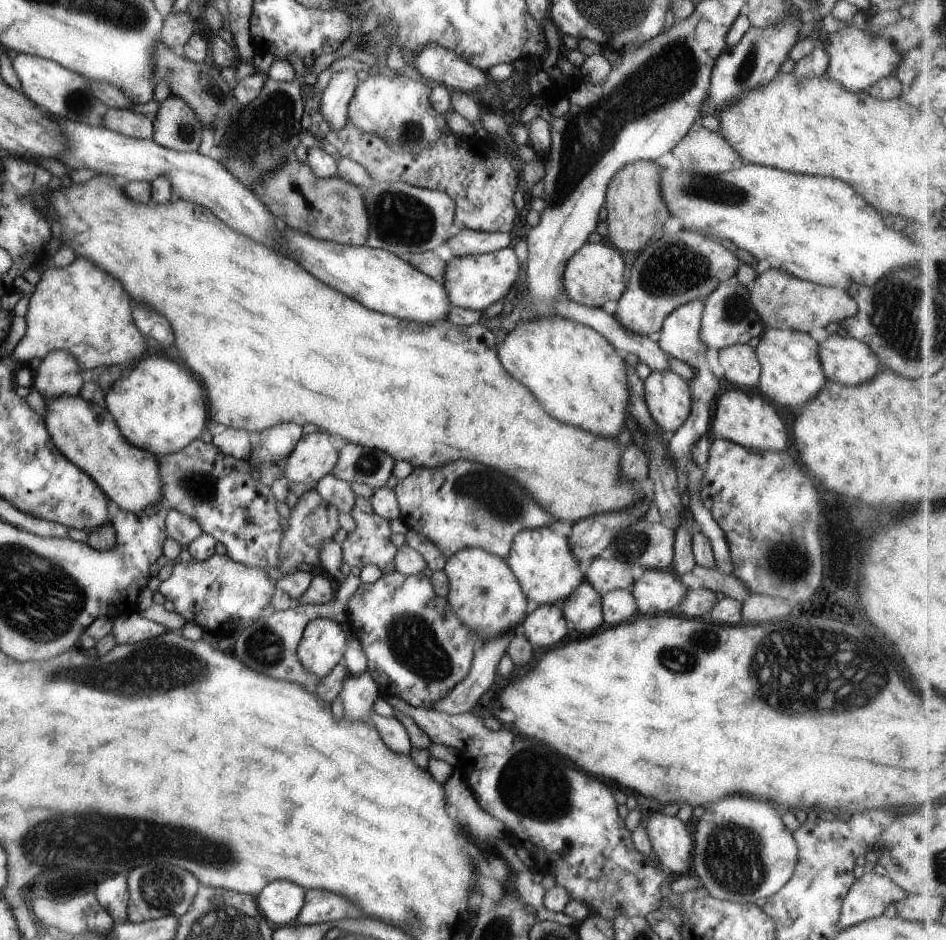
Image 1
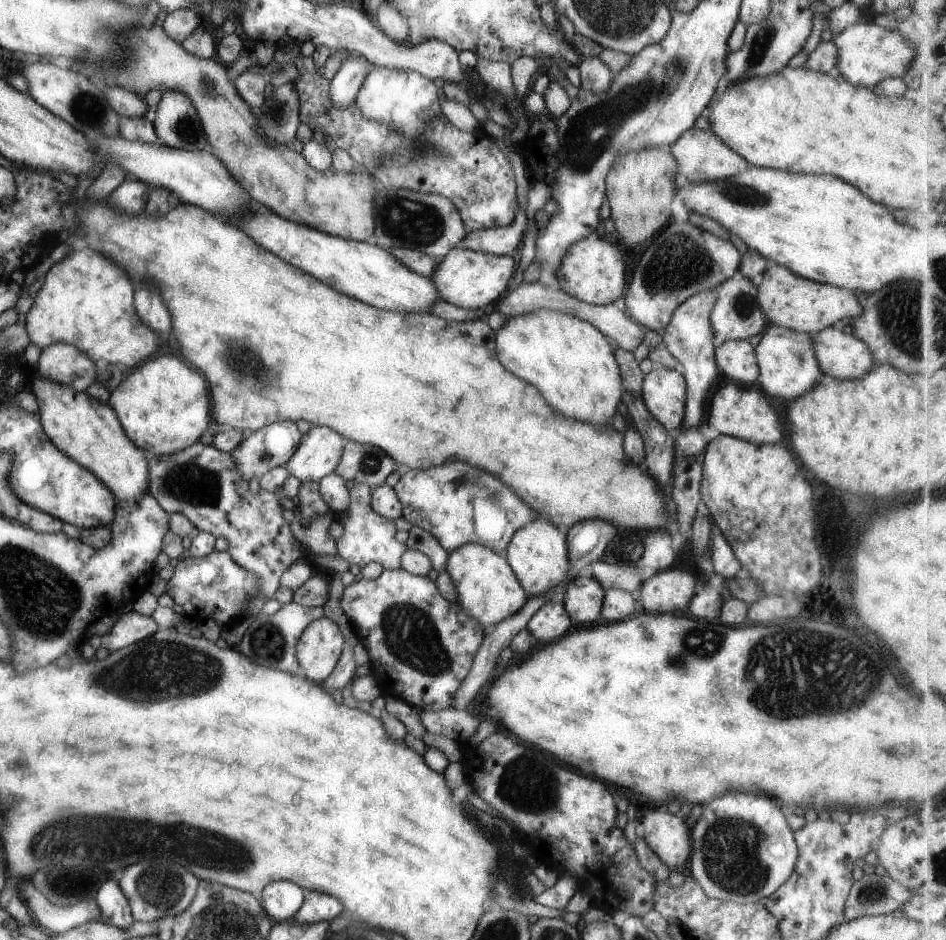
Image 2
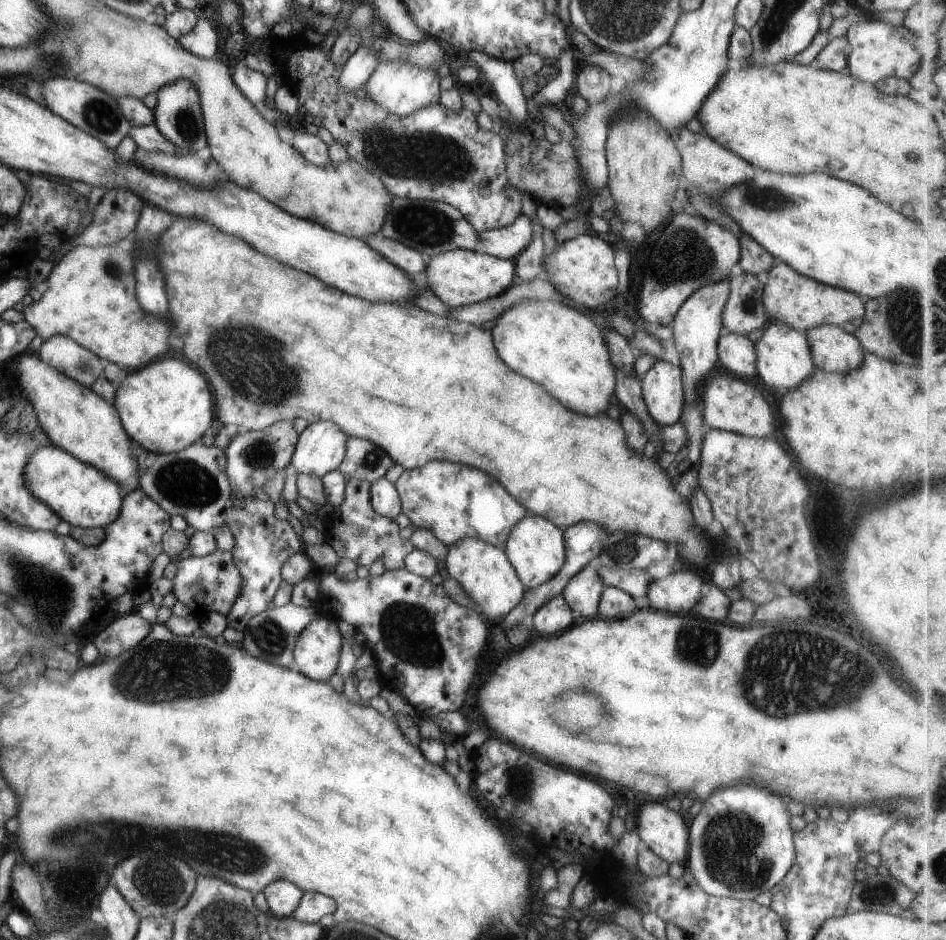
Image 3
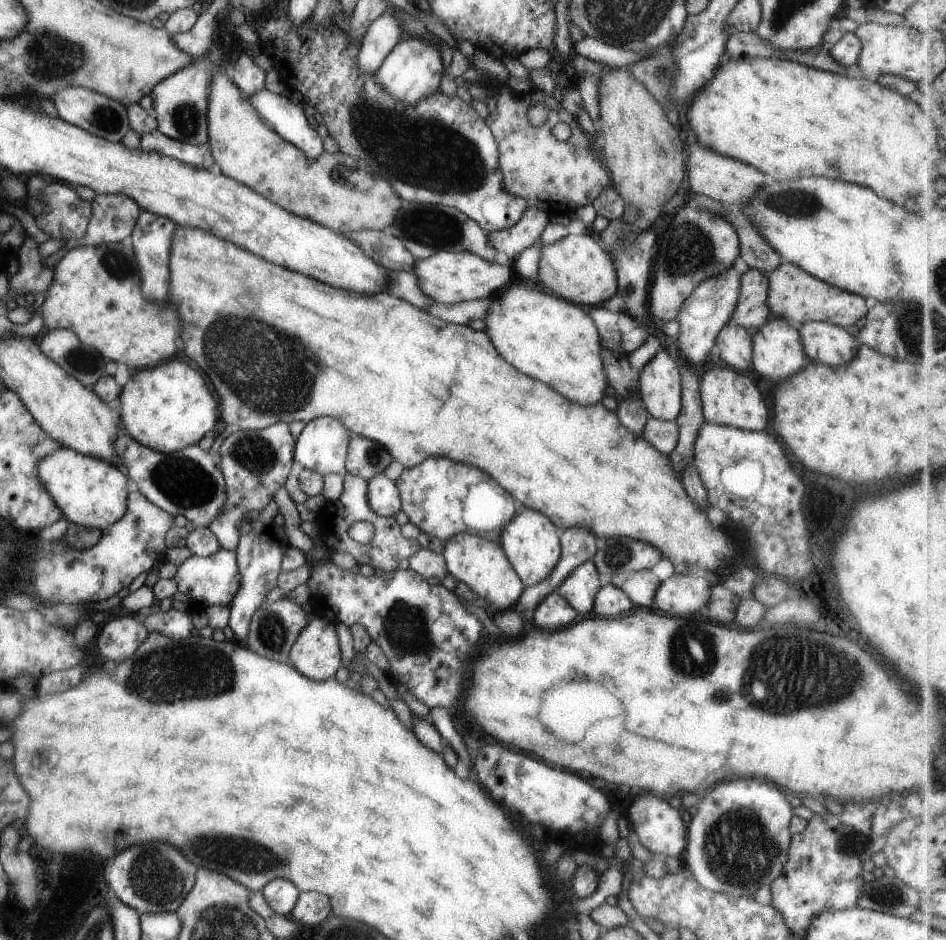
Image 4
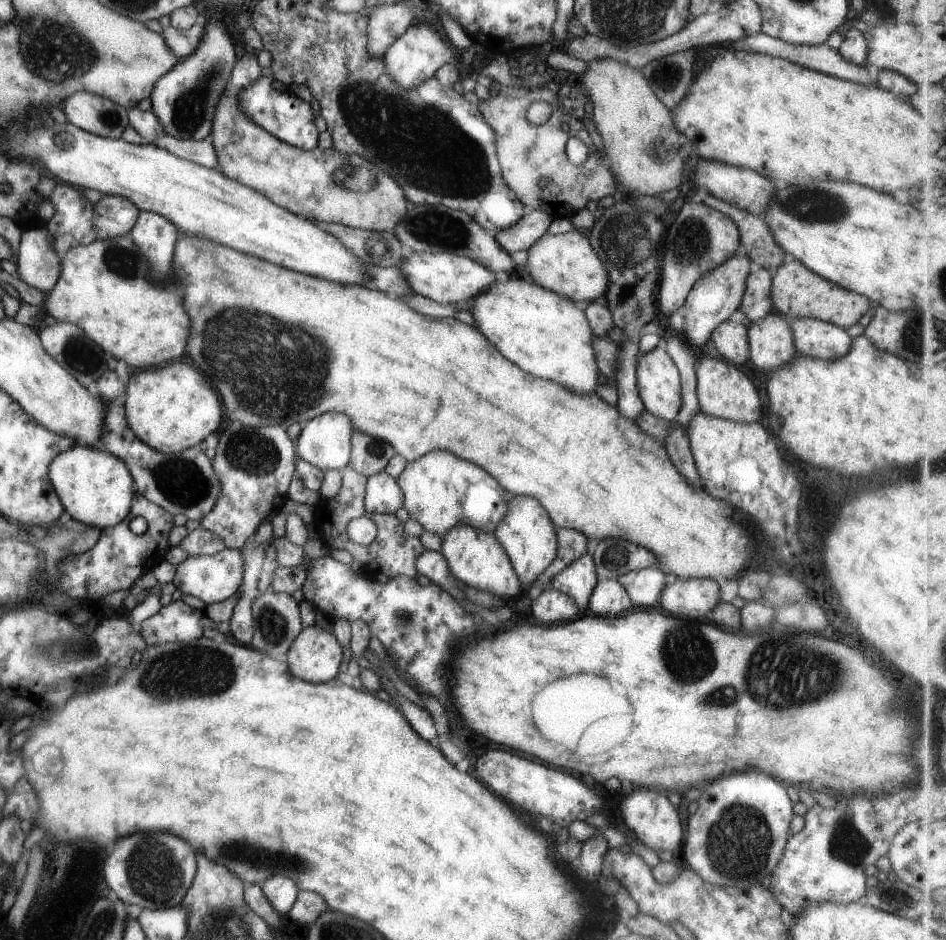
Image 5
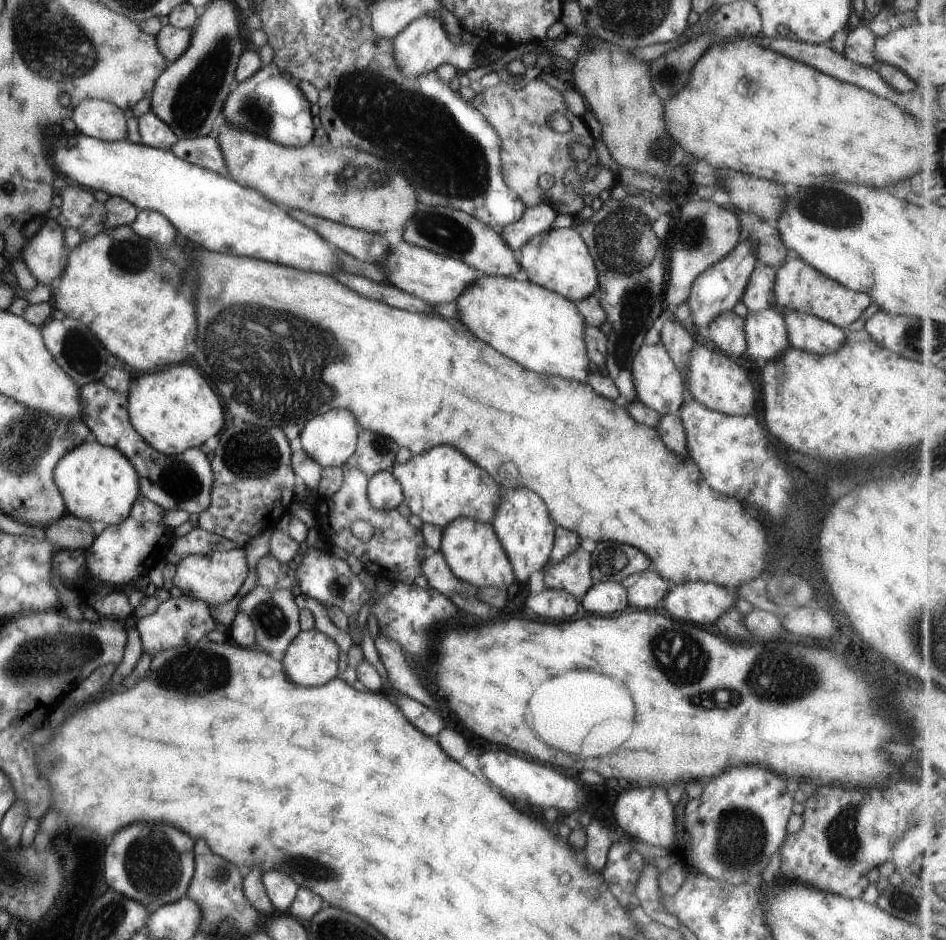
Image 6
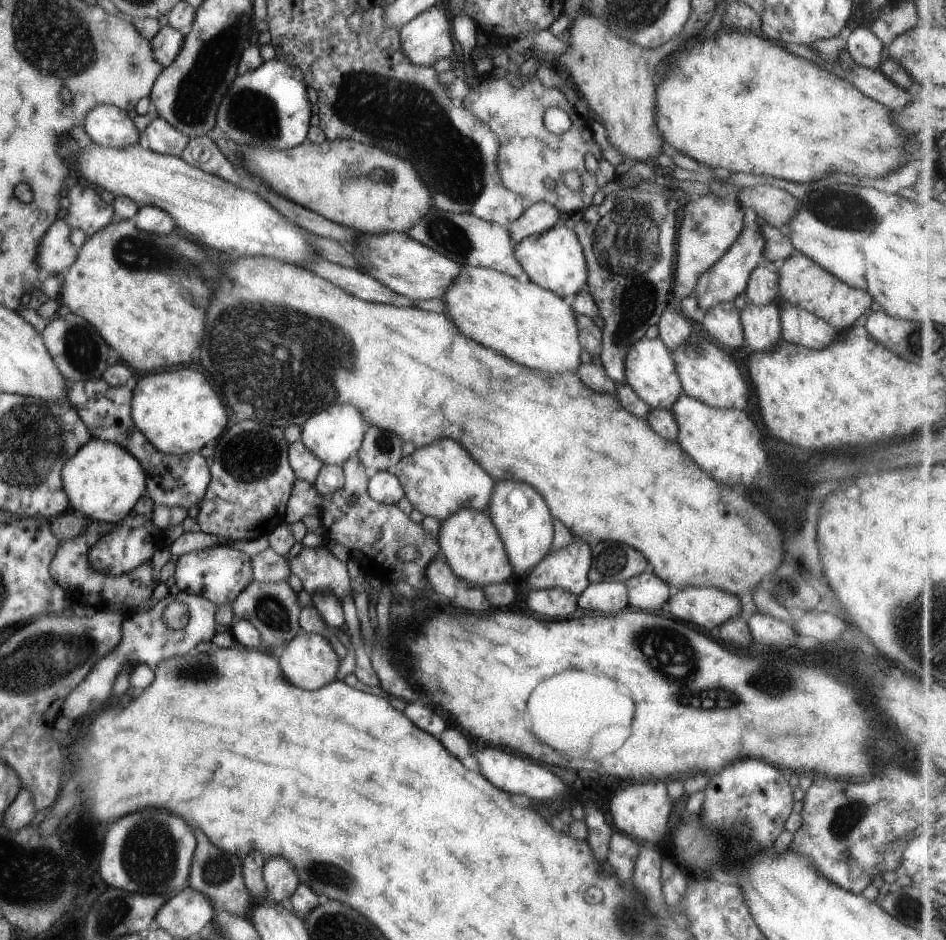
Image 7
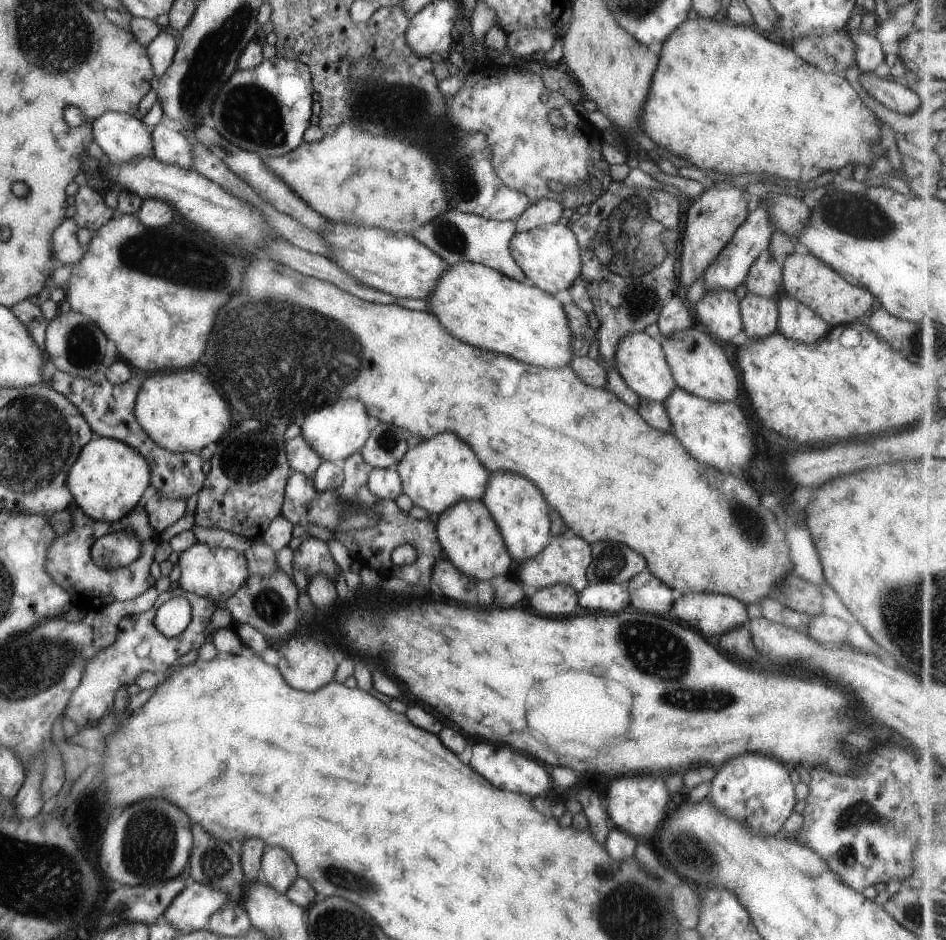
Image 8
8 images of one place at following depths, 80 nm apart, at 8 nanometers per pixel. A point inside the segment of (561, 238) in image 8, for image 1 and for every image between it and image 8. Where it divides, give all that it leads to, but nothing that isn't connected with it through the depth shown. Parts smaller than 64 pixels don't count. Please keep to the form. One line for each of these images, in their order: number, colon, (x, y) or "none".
1: (594, 277)
2: (592, 270)
3: (582, 268)
4: (575, 267)
5: (565, 263)
6: (558, 259)
7: (554, 259)

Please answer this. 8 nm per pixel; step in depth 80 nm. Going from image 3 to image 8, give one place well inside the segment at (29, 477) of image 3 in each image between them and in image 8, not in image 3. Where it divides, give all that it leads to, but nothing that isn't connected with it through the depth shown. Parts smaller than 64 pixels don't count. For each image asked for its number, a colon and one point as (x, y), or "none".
4: (89, 491)
5: (95, 487)
6: (98, 483)
7: (103, 482)
8: (108, 479)

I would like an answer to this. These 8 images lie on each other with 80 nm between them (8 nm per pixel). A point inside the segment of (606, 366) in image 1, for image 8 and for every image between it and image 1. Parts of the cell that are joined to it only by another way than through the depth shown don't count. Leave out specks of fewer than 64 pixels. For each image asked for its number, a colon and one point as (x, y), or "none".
2: (571, 362)
3: (563, 349)
4: (547, 337)
5: (547, 335)
6: (540, 329)
7: (522, 320)
8: (475, 303)

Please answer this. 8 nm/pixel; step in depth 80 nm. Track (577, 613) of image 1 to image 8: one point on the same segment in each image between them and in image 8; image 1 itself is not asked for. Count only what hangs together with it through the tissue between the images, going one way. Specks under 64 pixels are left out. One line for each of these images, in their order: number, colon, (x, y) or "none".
2: (583, 599)
3: (582, 592)
4: (581, 584)
5: (578, 579)
6: (573, 573)
7: (567, 568)
8: (565, 559)

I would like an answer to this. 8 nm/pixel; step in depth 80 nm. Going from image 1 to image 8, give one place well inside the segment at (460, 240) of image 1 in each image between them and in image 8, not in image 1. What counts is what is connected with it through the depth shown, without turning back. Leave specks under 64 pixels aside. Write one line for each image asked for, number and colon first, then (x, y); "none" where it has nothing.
2: (507, 240)
3: (508, 242)
4: (509, 243)
5: (534, 224)
6: (536, 219)
7: (538, 216)
8: (546, 211)

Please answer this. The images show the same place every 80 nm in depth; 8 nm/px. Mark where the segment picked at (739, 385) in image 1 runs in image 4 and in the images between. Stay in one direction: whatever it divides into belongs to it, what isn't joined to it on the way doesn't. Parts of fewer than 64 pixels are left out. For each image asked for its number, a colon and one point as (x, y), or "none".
2: (737, 359)
3: (736, 352)
4: (735, 344)

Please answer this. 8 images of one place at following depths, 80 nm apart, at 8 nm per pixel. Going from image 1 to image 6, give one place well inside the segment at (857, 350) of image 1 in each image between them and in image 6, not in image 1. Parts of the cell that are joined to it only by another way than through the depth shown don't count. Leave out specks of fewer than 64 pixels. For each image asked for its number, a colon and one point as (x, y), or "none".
2: (840, 355)
3: (833, 349)
4: (823, 342)
5: (812, 337)
6: (807, 332)

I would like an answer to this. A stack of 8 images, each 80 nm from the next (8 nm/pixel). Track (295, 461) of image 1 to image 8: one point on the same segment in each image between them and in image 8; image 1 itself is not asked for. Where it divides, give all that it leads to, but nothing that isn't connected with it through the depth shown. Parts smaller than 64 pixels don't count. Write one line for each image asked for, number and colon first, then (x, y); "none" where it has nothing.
2: (320, 449)
3: (321, 447)
4: (322, 446)
5: (325, 442)
6: (330, 439)
7: (332, 435)
8: (336, 431)

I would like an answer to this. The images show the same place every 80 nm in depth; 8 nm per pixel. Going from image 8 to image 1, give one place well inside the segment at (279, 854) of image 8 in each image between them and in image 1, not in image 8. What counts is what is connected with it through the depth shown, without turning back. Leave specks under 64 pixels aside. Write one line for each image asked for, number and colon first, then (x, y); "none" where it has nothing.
1: (280, 902)
2: (281, 899)
3: (283, 896)
4: (281, 894)
5: (281, 891)
6: (281, 889)
7: (280, 877)

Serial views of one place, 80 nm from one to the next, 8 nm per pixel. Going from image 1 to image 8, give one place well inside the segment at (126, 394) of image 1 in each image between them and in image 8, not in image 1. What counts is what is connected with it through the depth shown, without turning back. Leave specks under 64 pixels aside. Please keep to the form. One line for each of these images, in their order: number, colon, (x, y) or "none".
2: (163, 406)
3: (165, 406)
4: (167, 408)
5: (171, 409)
6: (175, 409)
7: (179, 412)
8: (182, 412)

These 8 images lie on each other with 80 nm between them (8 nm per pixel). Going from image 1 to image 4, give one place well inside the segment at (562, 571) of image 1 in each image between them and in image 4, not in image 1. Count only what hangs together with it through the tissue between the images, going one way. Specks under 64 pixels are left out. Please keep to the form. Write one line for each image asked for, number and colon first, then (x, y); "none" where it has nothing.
2: (537, 553)
3: (535, 546)
4: (531, 541)

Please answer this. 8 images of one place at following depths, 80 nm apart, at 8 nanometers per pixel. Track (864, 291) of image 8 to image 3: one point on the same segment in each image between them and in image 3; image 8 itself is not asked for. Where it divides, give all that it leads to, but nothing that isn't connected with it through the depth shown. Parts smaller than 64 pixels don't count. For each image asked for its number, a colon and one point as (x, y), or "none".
3: (793, 299)
4: (793, 294)
5: (797, 292)
6: (799, 287)
7: (803, 283)

